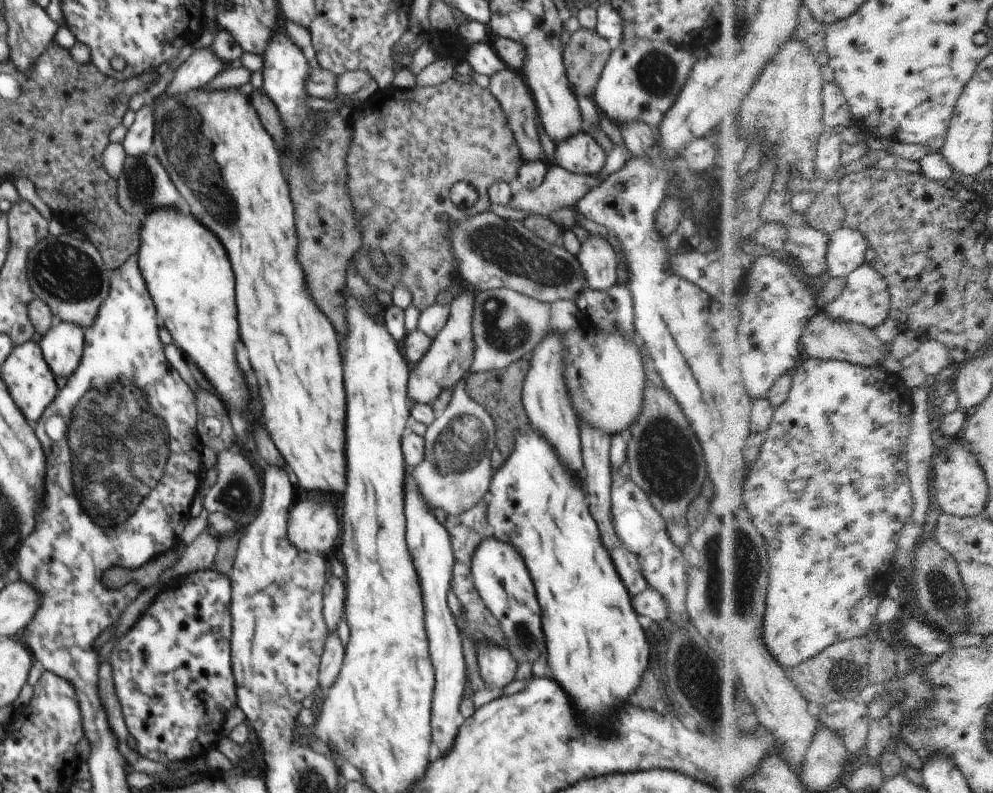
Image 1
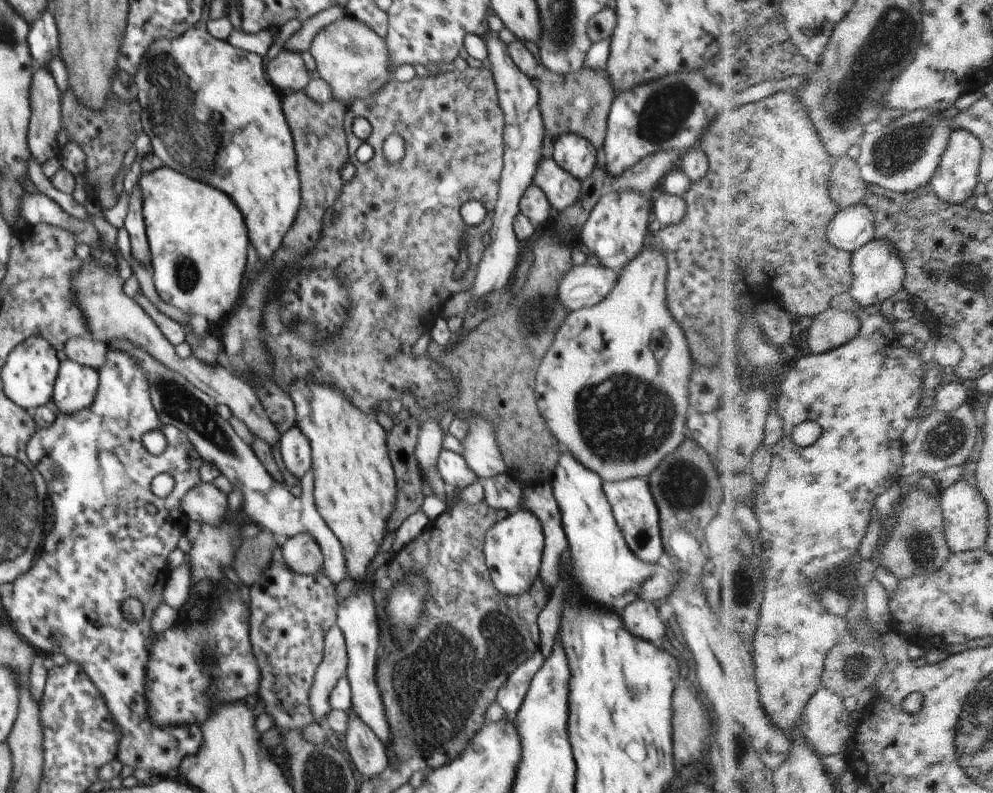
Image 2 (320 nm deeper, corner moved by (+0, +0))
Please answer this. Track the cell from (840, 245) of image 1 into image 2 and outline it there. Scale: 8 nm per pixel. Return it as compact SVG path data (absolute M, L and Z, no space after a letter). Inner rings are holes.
M864 202L843 208L829 228L830 242L853 253L876 237L877 214Z

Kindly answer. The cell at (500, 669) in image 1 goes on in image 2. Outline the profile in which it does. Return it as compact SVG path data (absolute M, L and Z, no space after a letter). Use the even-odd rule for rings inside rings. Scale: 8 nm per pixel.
M538 649L528 660L518 665L508 675L507 681L497 692L495 702L510 715L510 720L516 718L527 695L532 677L542 668L545 660L542 651Z

